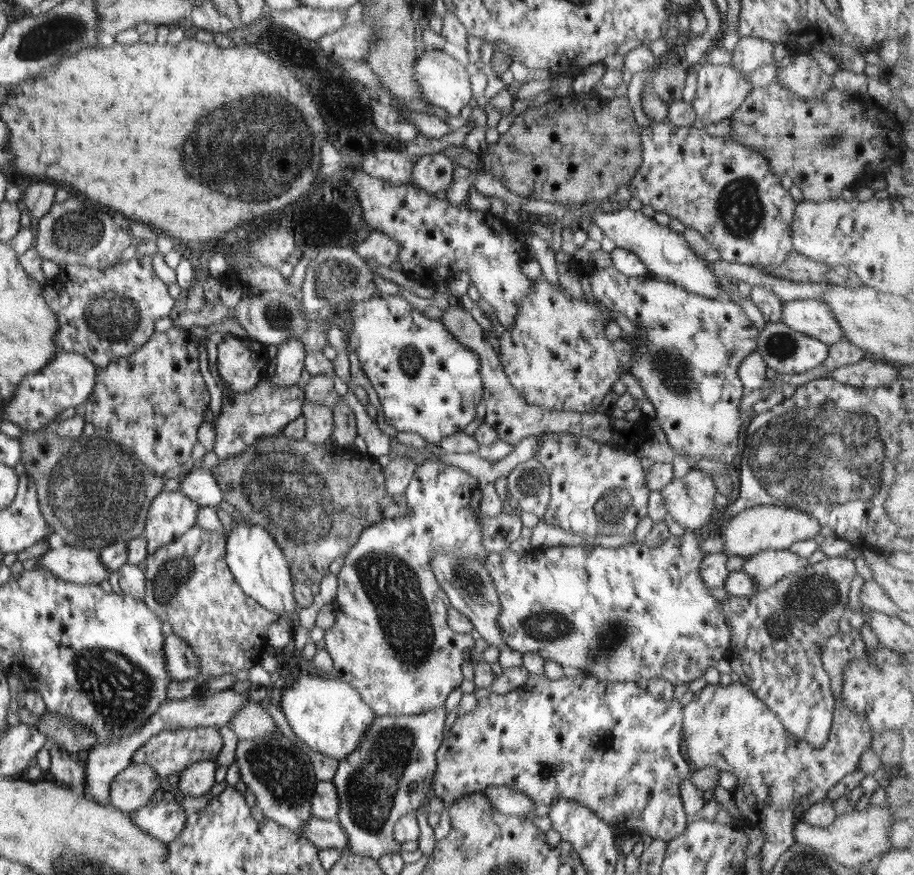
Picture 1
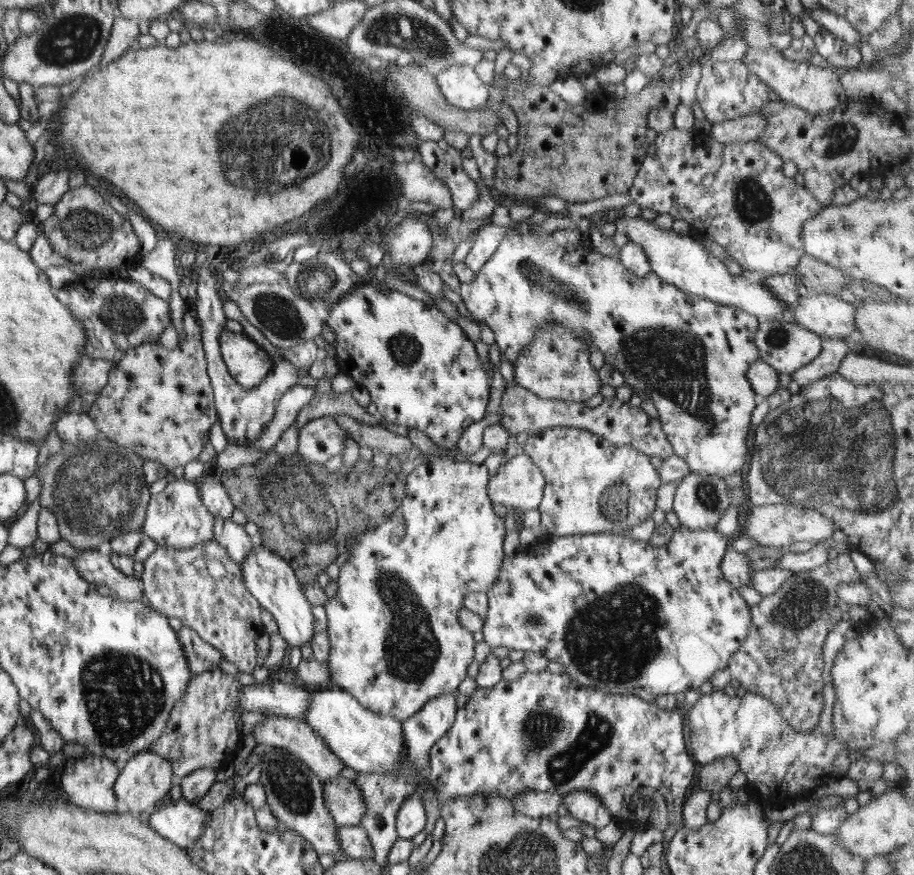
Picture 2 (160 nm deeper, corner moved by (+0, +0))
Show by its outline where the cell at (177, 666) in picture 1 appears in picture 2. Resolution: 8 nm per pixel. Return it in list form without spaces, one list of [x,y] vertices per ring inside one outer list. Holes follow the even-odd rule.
[[[182,626],[177,635],[188,659],[192,676],[218,668],[220,662],[225,659],[218,649],[204,642],[192,628]]]

